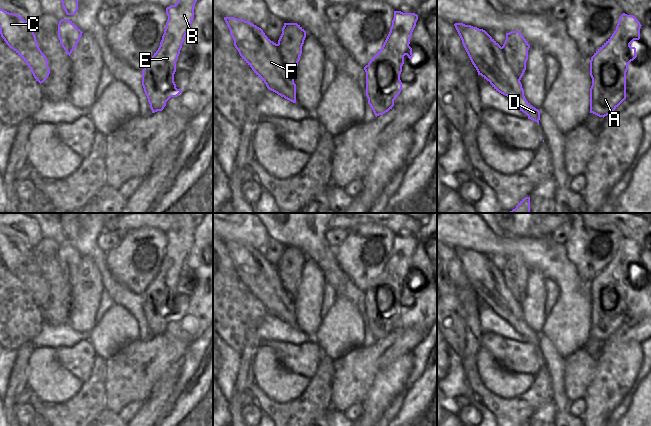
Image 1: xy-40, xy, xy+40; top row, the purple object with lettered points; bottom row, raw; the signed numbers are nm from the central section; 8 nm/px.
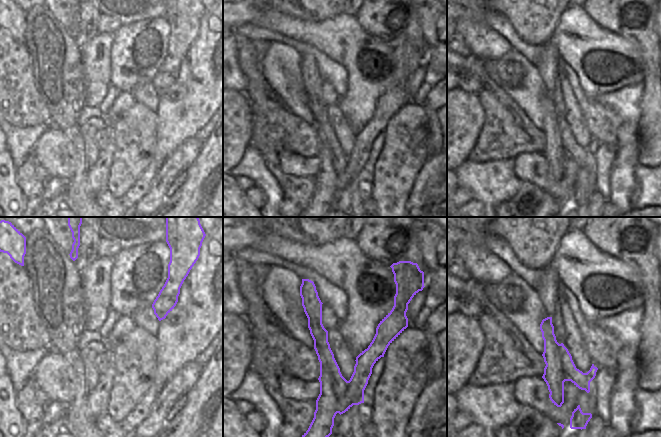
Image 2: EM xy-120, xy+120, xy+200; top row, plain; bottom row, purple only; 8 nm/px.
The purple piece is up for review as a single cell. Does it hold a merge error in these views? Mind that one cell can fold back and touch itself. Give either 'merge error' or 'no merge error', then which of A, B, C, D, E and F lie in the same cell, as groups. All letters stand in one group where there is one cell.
merge error; A B D E / C F

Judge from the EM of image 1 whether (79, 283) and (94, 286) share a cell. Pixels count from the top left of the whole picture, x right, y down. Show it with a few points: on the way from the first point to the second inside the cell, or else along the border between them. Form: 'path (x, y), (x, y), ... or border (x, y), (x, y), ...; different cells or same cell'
path (83, 283), (90, 284); same cell

